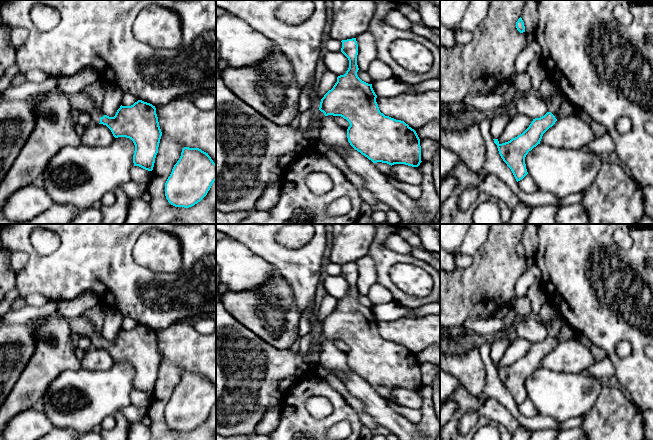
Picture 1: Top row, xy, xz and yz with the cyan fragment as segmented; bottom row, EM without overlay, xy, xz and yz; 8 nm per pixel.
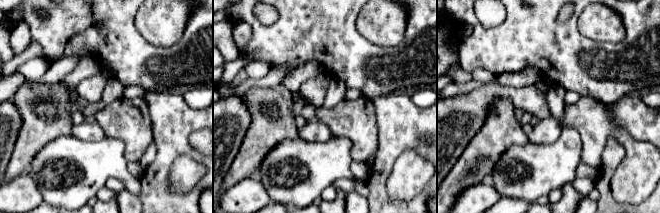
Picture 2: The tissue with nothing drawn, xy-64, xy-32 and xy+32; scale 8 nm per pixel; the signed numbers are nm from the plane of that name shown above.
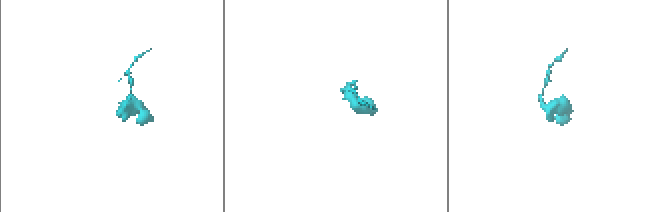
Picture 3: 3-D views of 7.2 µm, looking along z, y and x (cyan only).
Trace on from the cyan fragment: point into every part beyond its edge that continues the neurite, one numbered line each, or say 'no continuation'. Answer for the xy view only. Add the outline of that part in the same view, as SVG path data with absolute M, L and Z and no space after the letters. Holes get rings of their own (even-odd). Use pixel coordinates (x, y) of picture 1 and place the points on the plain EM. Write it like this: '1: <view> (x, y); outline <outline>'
1: xy (80, 323); outline M82 315L76 318L69 318L67 319L67 322L69 324L71 334L77 330L81 331L82 334L86 334L91 340L94 348L99 348L100 342L105 339L101 333L97 333L93 330L93 325Z

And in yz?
1: yz (567, 333); outline M563 319L563 326L561 334L558 338L553 338L557 344L564 342L571 338L577 338L577 333L568 325L567 321Z

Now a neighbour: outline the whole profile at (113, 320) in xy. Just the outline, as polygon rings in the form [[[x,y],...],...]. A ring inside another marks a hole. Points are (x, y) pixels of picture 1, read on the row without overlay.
[[[108,308],[102,326],[101,335],[109,341],[114,341],[121,330],[123,319],[124,316],[119,310]]]

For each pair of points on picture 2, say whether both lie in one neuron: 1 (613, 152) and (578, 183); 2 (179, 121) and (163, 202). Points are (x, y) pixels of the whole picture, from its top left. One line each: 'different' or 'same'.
1: different
2: same

